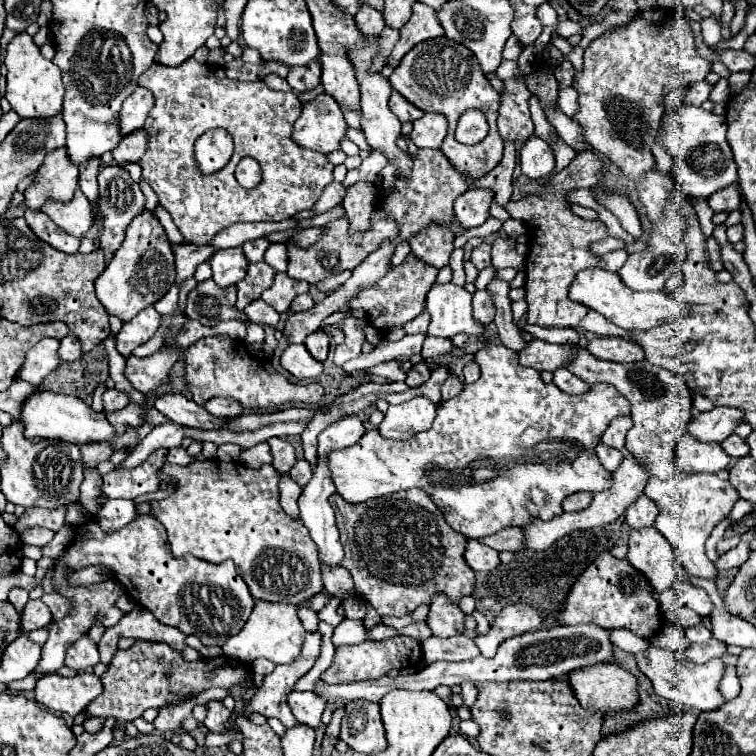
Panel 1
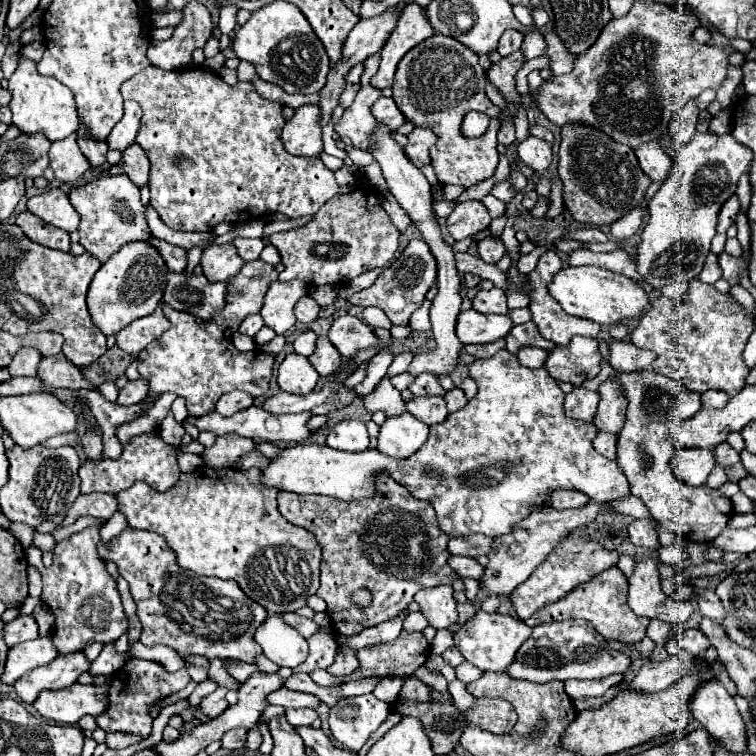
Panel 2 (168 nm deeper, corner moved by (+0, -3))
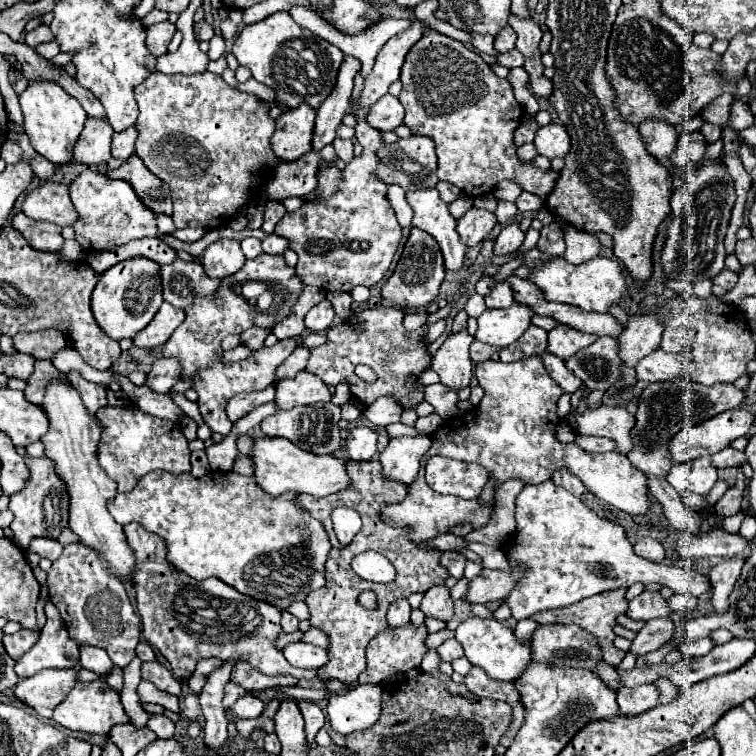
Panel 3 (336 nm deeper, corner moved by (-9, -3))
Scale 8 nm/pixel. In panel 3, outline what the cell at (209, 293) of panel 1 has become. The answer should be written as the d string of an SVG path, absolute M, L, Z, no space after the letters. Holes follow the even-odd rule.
M174 260L172 264L160 266L162 294L172 306L186 308L198 294L214 294L218 290L218 280L208 278L198 262Z

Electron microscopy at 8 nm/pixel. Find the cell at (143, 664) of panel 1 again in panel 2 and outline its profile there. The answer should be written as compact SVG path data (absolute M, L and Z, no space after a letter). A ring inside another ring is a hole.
M129 658L125 666L113 674L111 688L109 688L109 708L97 716L99 728L107 732L131 732L141 734L143 738L149 736L149 710L159 704L163 698L183 690L191 682L189 676L183 676L181 672L167 672L159 662Z

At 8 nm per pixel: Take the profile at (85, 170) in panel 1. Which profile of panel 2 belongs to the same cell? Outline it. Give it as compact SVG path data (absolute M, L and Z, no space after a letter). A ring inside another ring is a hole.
M85 130L77 132L77 144L83 152L83 156L87 158L87 162L91 164L91 170L97 170L105 164L105 154L109 152L107 142L97 142L95 138L89 138L89 134L85 134Z

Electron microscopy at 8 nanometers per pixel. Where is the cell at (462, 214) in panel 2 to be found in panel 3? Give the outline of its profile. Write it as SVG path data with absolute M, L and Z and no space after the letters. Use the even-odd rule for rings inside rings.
M472 208L472 210L468 210L468 212L458 220L456 230L458 230L458 234L460 234L460 240L462 240L468 248L472 248L472 246L480 244L480 242L488 236L488 232L494 228L494 224L496 224L496 218L494 218L492 212L480 210L480 208Z

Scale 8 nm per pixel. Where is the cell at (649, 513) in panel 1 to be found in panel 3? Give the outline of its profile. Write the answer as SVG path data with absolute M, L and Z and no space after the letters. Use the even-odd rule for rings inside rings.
M642 538L640 542L634 544L634 552L640 556L640 558L646 558L650 562L662 562L664 560L664 548L660 542L656 542L654 538Z

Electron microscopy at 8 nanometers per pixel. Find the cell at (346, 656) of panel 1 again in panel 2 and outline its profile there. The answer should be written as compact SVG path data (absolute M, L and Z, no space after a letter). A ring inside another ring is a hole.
M401 632L401 636L395 642L387 642L387 644L377 644L371 648L361 648L357 652L357 660L359 660L359 668L349 674L349 676L341 676L341 678L333 678L327 670L315 670L311 672L313 682L317 682L319 686L337 686L349 680L359 680L359 678L371 678L371 676L399 676L399 678L407 678L411 676L419 666L423 666L429 658L429 644L423 638L421 632Z

